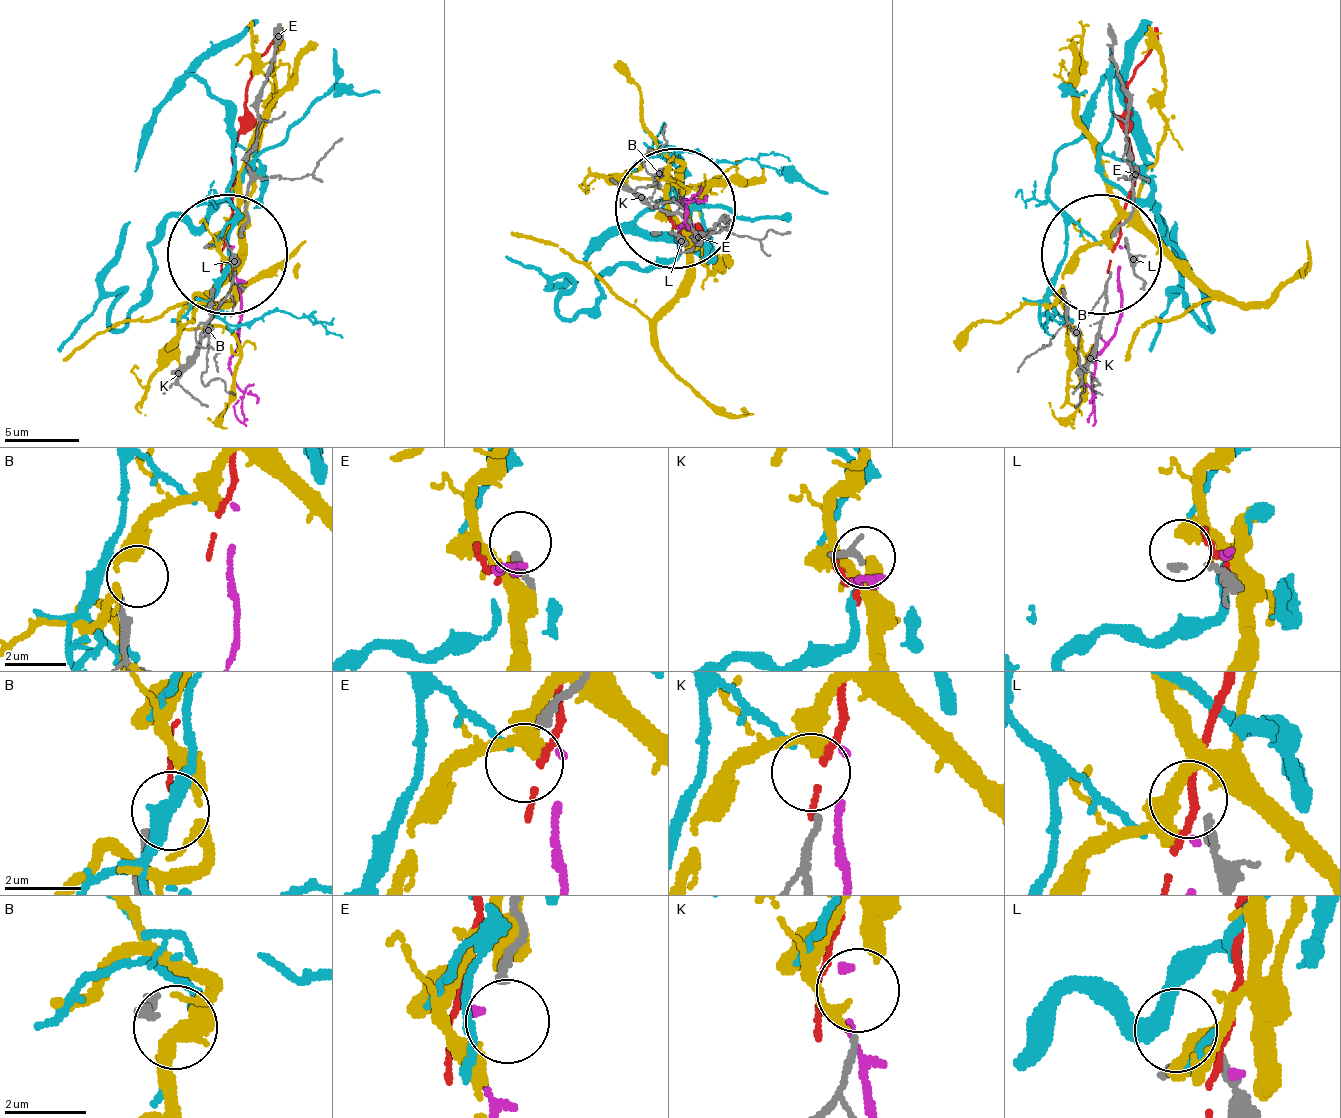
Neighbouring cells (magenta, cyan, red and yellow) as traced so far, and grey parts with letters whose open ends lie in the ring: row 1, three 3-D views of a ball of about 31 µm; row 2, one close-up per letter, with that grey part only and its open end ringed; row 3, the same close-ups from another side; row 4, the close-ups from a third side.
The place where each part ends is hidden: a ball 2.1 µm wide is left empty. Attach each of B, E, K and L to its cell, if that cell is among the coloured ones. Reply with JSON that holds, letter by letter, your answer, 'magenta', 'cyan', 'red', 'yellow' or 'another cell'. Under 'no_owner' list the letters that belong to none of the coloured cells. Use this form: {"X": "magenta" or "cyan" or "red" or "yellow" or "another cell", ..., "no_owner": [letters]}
{"B": "another cell", "E": "another cell", "K": "another cell", "L": "another cell", "no_owner": ["B", "E", "K", "L"]}

